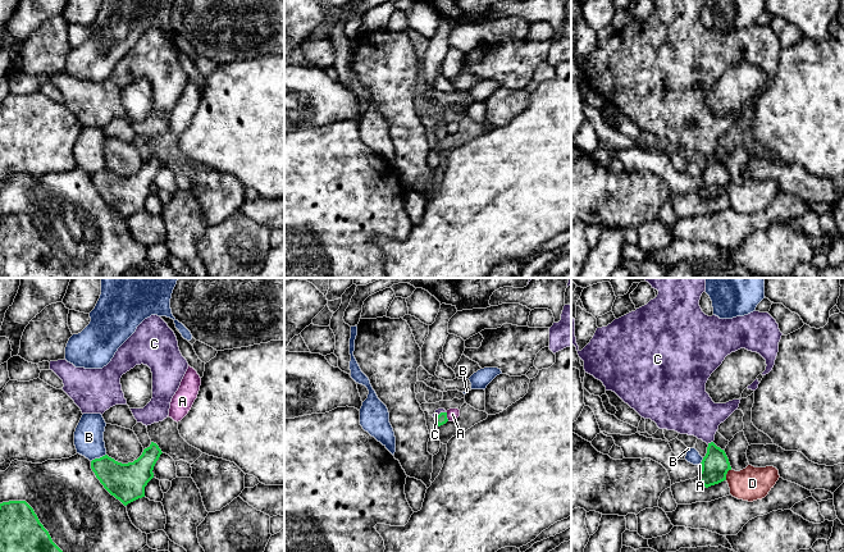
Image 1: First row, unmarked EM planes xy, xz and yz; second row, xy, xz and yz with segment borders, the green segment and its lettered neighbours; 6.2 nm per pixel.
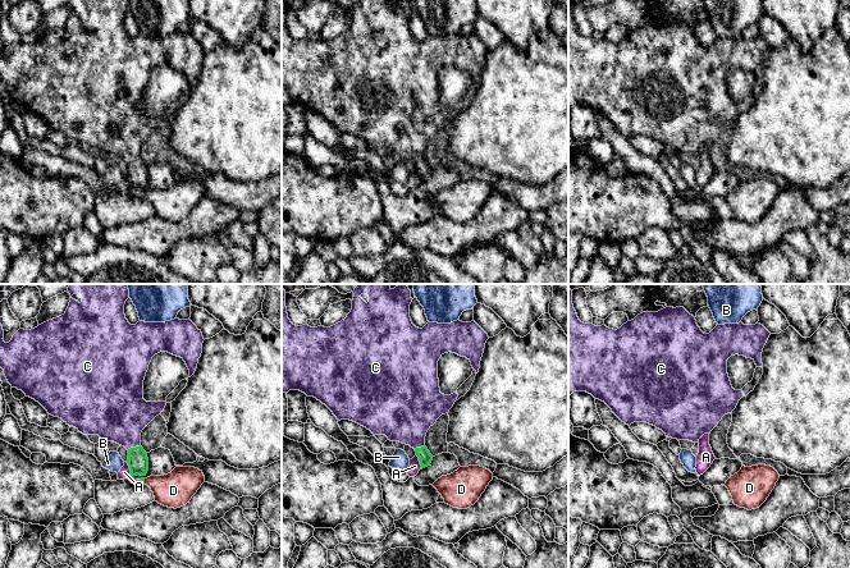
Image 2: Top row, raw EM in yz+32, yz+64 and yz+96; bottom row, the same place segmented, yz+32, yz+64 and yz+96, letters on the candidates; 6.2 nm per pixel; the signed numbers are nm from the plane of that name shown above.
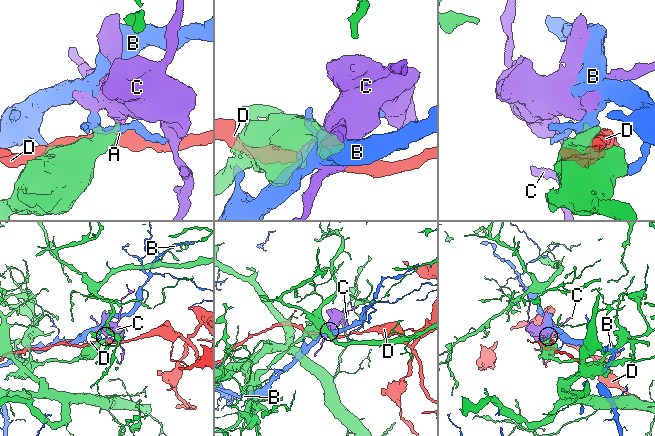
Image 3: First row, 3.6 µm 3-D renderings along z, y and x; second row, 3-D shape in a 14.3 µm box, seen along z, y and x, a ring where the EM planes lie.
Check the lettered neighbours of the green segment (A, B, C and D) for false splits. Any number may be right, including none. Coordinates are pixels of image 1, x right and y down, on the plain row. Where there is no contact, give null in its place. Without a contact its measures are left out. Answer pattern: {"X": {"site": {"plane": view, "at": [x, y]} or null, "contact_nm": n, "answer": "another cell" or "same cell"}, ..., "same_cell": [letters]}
{"A": {"site": {"plane": "xz", "at": [446, 129]}, "contact_nm": 60, "answer": "another cell"}, "B": {"site": {"plane": "xy", "at": [97, 172]}, "contact_nm": 110, "answer": "another cell"}, "C": {"site": {"plane": "yz", "at": [711, 155]}, "contact_nm": 40, "answer": "same cell"}, "D": {"site": {"plane": "yz", "at": [726, 186]}, "contact_nm": 80, "answer": "another cell"}, "same_cell": ["C"]}

